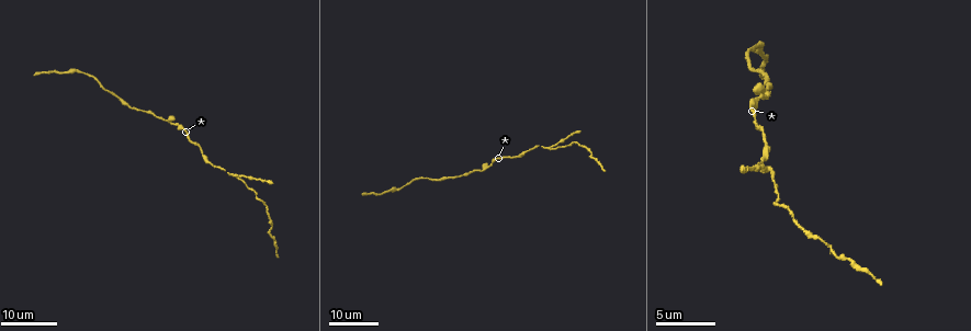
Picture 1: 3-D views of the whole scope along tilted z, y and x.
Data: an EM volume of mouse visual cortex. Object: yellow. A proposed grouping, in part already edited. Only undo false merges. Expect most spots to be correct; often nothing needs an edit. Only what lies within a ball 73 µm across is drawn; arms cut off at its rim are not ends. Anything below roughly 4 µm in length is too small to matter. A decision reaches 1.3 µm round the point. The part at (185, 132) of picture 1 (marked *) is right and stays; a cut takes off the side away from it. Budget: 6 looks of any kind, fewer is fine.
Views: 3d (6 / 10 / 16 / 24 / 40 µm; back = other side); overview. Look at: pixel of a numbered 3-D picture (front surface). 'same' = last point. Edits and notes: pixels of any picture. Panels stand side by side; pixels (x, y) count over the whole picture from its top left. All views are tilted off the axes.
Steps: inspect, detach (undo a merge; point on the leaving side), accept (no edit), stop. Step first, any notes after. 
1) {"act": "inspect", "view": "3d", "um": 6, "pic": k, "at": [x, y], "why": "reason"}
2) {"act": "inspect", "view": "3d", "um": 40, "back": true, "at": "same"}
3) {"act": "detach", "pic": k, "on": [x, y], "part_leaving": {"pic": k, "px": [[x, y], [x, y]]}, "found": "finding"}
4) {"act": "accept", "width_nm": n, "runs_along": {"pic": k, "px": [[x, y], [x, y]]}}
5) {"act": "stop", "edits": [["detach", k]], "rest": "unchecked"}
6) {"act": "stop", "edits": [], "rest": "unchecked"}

{"act": "inspect", "view": "3d", "um": 24, "pic": 1, "at": [434, 179], "why": "sudden change in width"}

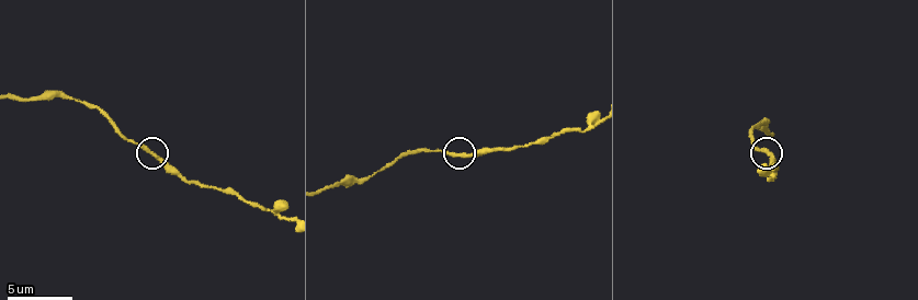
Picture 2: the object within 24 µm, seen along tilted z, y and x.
{"act": "inspect", "view": "3d", "um": 10, "pic": 2, "at": [769, 153]}

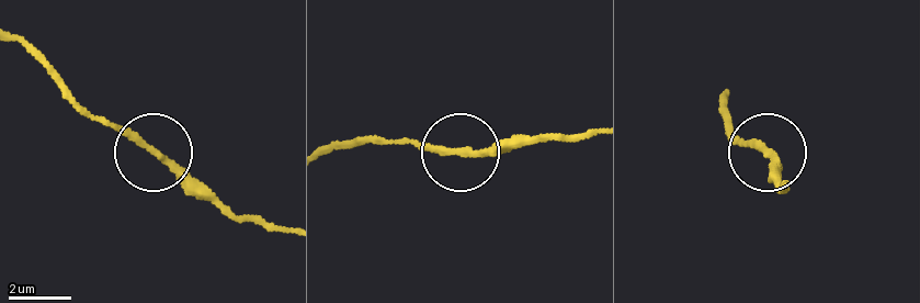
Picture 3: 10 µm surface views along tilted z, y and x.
{"act": "accept", "runs_along": {"pic": 3, "px": [[593, 128], [456, 150], [390, 141]]}, "found": "all the same neuron"}

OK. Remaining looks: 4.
{"act": "inspect", "view": "3d", "um": 16, "pic": 1, "at": [552, 147], "why": "side arm on a straight run"}

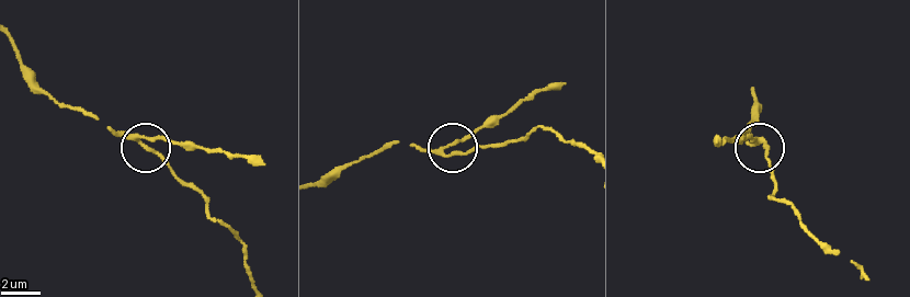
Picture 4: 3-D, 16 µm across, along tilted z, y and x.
{"act": "inspect", "view": "3d", "um": 6, "pic": 4, "at": [140, 137]}

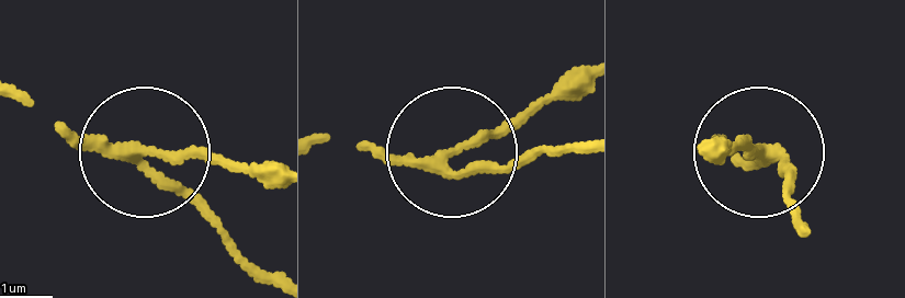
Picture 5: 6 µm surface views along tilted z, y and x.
{"act": "detach", "pic": 5, "on": [215, 161], "side_arm_um": 8, "part_leaving": {"pic": 5, "px": [[138, 151], [273, 168]]}, "found": "a second neuron is stuck on"}

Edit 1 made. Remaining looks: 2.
{"act": "stop", "edits": [["detach", 5]], "rest": "unchecked"}

